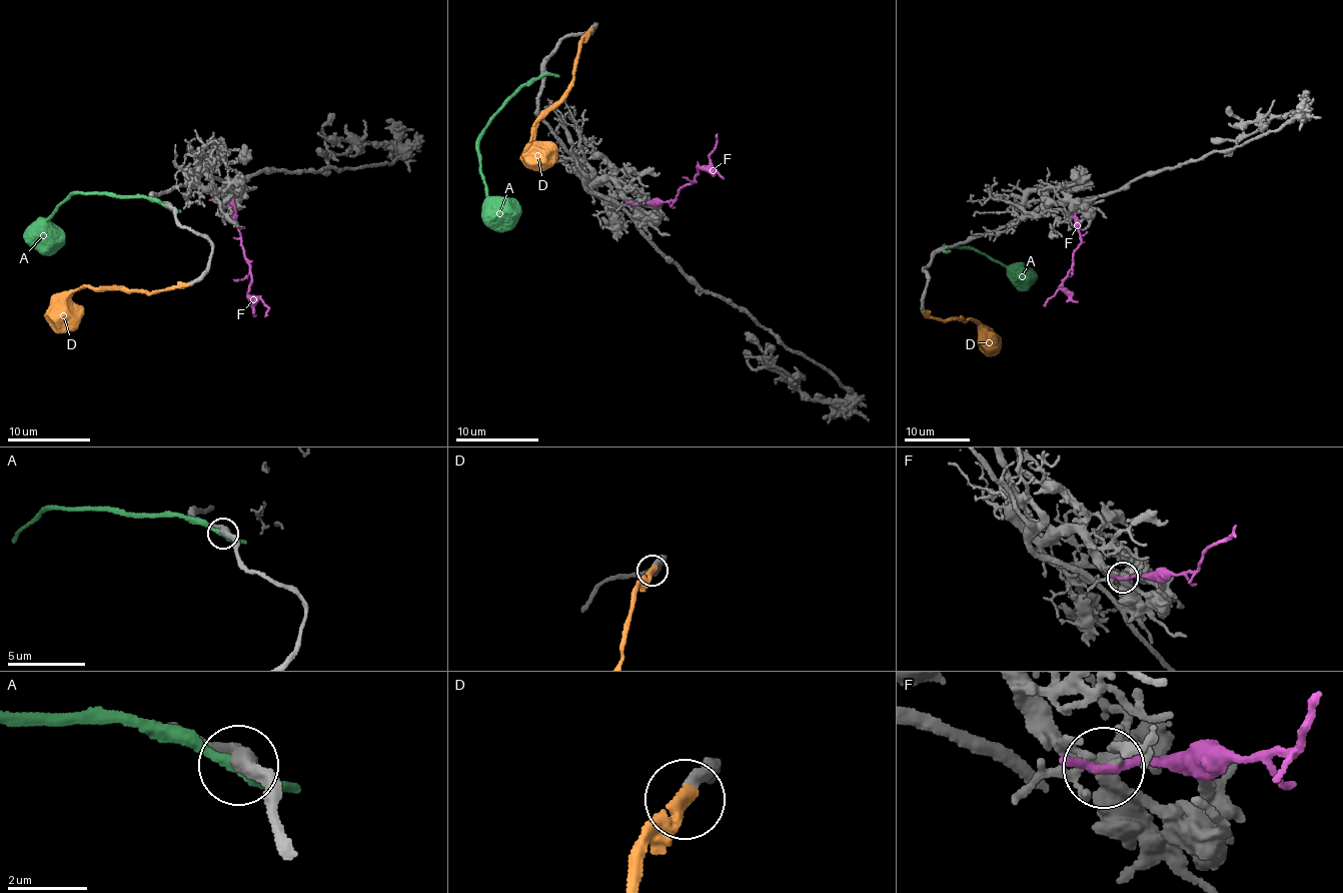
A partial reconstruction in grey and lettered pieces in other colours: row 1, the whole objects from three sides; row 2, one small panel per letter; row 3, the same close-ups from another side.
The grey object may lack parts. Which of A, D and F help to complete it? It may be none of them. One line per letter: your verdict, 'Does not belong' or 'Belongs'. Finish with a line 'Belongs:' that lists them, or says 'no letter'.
A: Does not belong
D: Belongs
F: Does not belong
Belongs: D

